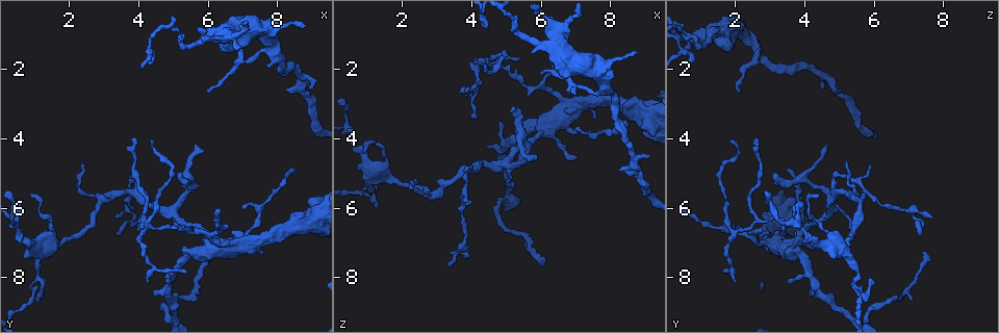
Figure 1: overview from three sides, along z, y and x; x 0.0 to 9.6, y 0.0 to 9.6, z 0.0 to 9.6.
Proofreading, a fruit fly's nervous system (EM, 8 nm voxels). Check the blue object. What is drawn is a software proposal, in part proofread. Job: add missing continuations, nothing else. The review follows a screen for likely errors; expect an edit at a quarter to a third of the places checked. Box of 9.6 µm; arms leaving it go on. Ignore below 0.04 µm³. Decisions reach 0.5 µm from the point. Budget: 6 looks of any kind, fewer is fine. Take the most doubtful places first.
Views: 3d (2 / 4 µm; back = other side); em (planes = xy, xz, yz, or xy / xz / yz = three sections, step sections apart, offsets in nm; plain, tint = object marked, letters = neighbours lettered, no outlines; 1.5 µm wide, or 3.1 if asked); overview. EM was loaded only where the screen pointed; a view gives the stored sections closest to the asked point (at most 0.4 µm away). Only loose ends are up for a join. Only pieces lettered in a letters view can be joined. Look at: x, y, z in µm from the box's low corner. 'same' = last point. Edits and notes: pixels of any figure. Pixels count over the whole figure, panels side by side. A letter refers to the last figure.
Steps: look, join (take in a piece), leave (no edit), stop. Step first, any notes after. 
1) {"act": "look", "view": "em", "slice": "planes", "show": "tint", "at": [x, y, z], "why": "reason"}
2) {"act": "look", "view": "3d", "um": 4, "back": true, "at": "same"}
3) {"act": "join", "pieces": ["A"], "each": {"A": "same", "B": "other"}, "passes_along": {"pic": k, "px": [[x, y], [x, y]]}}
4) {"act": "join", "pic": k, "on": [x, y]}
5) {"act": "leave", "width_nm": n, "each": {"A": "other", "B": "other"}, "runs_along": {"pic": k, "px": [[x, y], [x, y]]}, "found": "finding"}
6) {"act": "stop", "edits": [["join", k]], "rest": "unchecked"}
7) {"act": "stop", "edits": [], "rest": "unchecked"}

{"act": "look", "view": "3d", "um": 4, "at": [6.50, 1.45, 1.80], "why": "branch stops here"}

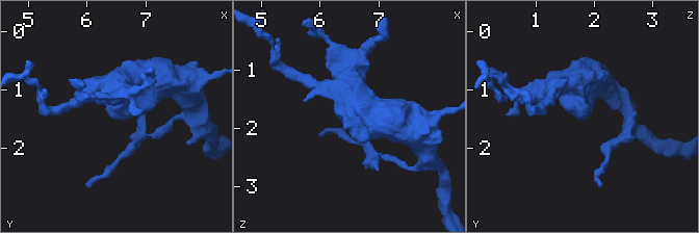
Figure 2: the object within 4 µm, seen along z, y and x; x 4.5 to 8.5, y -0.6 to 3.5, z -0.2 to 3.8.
{"act": "look", "view": "em", "slice": "xy", "step": 4, "show": "tint", "at": [6.50, 1.50, 1.90], "why": "now the EM"}

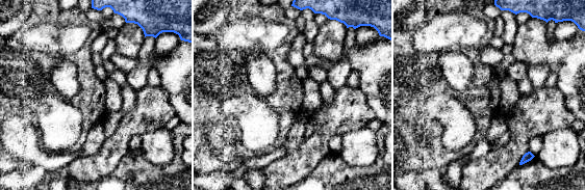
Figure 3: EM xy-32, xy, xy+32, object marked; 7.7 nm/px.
{"act": "look", "view": "em", "slice": "planes", "show": "letters", "at": "same", "why": "another direction"}

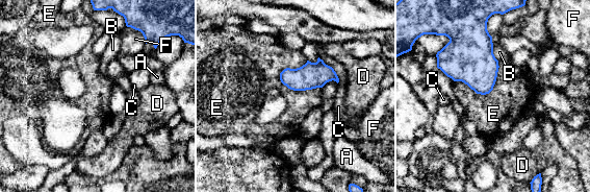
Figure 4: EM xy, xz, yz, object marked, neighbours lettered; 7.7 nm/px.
{"act": "leave", "longest_contact_nm": ["E", 280], "each": {"A": "other", "B": "other", "C": "other", "D": "other", "E": "other", "F": "other"}, "border": {"pic": 4, "px": [[307, 59], [285, 68], [280, 81]]}, "found": "no lettered piece goes on from it"}

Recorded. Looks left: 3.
{"act": "look", "view": "3d", "um": 4, "at": [7.55, 7.30, 3.45], "why": "an open end"}

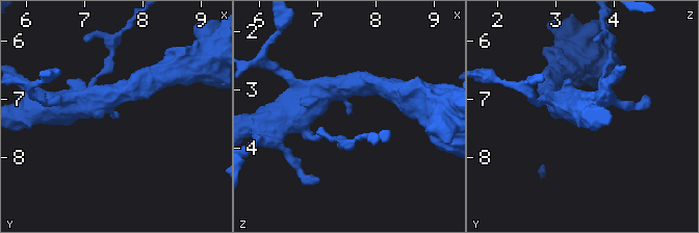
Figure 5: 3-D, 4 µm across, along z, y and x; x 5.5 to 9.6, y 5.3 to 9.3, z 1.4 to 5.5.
{"act": "look", "view": "em", "slice": "xz", "step": 4, "show": "letters", "at": [7.55, 7.35, 3.40], "why": "need the tissue"}

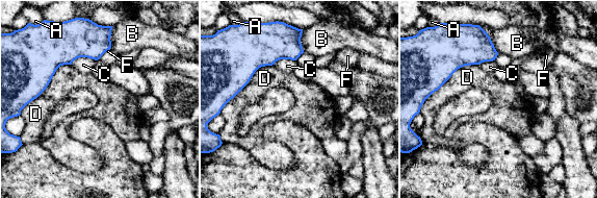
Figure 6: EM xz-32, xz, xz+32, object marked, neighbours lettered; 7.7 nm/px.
{"act": "look", "view": "em", "slice": "planes", "show": "letters", "at": "same"}

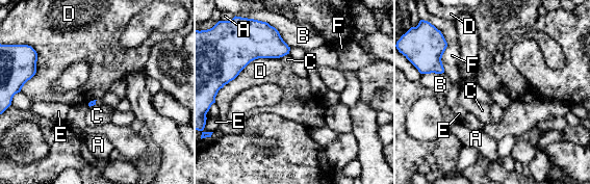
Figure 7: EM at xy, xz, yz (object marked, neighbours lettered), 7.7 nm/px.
{"act": "leave", "longest_contact_nm": ["D", 460], "each": {"A": "other", "B": "other", "C": "other", "D": "other", "E": "other", "F": "other"}, "border": {"pic": 7, "px": [[288, 53], [279, 58]]}, "found": "no lettered piece goes on from it"}

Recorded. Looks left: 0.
{"act": "stop", "edits": [], "rest": "unchecked"}

